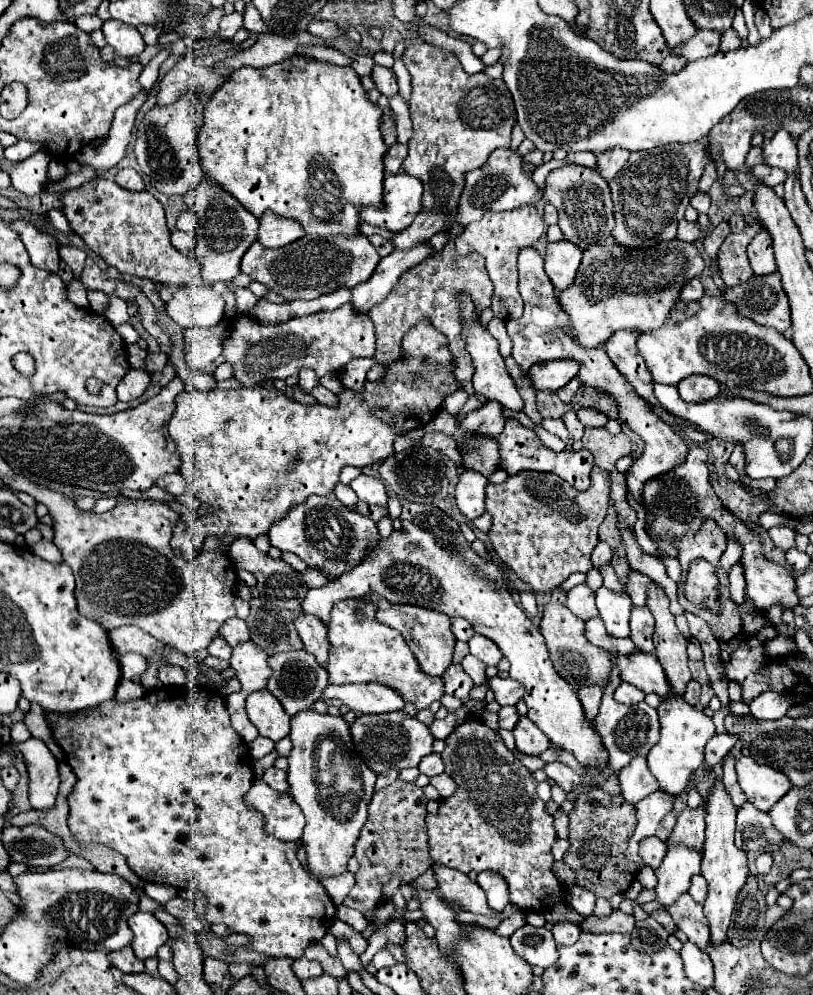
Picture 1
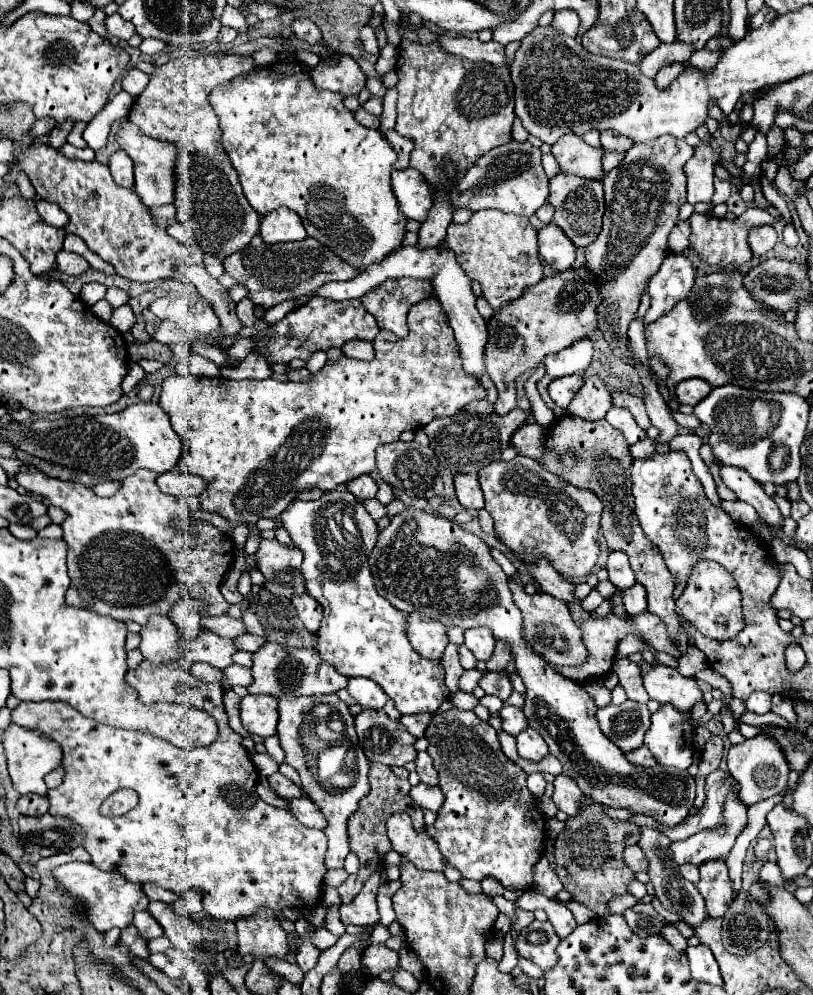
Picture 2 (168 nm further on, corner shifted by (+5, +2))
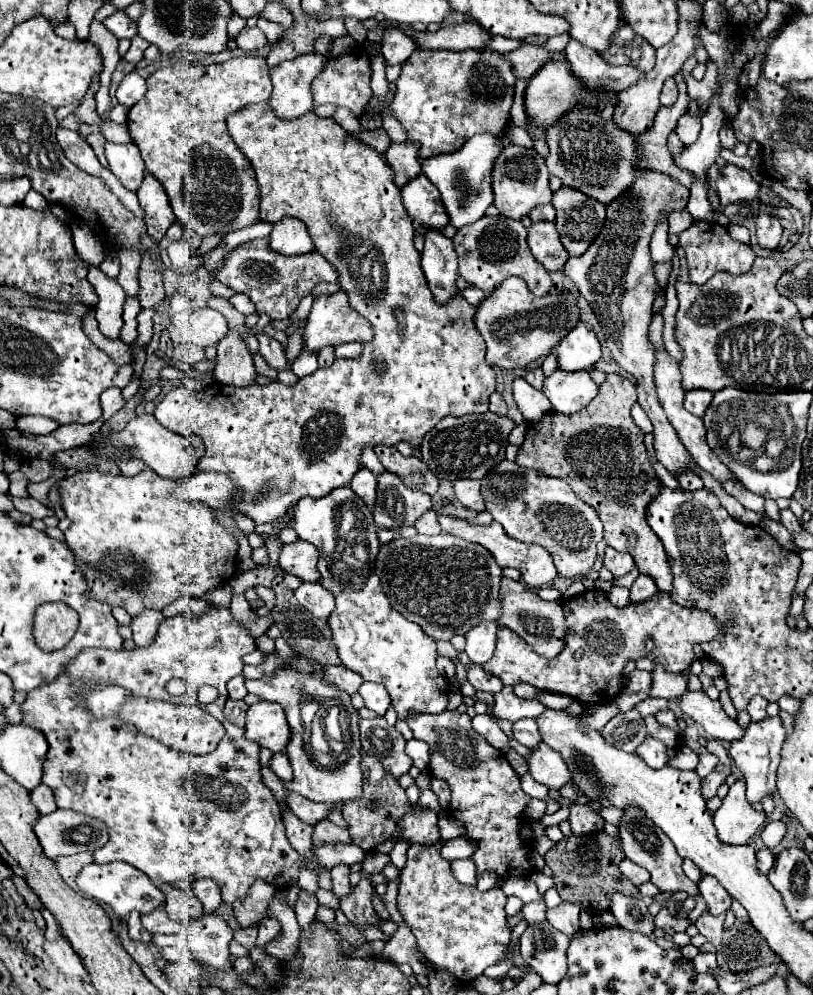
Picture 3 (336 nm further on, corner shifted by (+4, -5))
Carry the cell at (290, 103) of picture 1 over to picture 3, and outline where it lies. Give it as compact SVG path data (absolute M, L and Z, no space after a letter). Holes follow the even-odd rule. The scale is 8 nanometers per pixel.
M267 102L263 104L251 104L235 114L231 114L227 118L227 126L229 126L229 134L233 134L235 144L239 146L239 150L253 162L255 174L257 174L257 182L261 188L261 220L265 222L277 222L283 216L293 216L299 218L307 224L309 234L315 242L315 248L321 256L325 256L337 270L339 274L339 284L341 288L347 292L349 296L349 306L353 306L353 310L357 310L361 316L365 316L369 320L369 324L373 326L373 338L369 342L361 342L363 344L363 352L357 358L337 358L333 362L333 366L329 368L319 368L315 374L305 376L299 380L299 384L295 386L285 386L281 382L271 382L267 386L245 386L245 388L235 388L235 386L221 386L219 382L213 382L209 386L205 386L199 392L191 392L185 386L177 386L171 392L165 394L165 398L161 400L161 404L155 408L155 418L167 426L173 432L179 434L197 434L203 438L205 442L205 456L201 458L197 470L201 472L223 472L227 474L235 486L237 486L237 502L235 506L245 512L249 518L255 520L255 524L265 524L265 522L273 522L279 516L283 516L287 512L287 508L291 504L295 504L299 498L303 496L311 496L311 498L321 498L323 494L329 494L331 490L339 488L339 486L347 486L351 482L351 478L363 468L361 464L361 448L365 444L397 444L397 442L409 442L413 448L421 446L421 440L425 436L425 432L429 432L443 416L451 414L451 416L463 416L463 414L475 414L475 412L487 412L487 404L489 404L489 396L495 392L495 370L485 362L485 342L479 334L479 330L475 328L475 306L471 306L461 294L457 294L457 298L453 298L453 302L449 302L449 306L441 306L439 302L435 302L421 264L419 264L419 252L413 246L413 236L415 236L415 228L413 222L401 202L401 190L393 184L393 170L387 166L387 162L383 160L381 154L377 154L373 148L369 148L363 142L357 142L355 138L351 138L333 118L319 118L317 114L309 112L297 120L281 120L273 114L273 110L269 108ZM401 308L403 310L403 326L399 332L399 320L395 318L395 310Z

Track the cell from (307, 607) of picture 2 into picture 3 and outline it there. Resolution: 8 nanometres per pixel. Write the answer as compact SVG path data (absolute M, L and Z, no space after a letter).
M303 582L295 590L295 598L305 606L315 618L329 618L335 608L335 598L321 586L321 582Z

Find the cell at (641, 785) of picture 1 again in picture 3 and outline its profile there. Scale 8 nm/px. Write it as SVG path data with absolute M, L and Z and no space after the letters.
M647 734L645 742L637 748L637 754L651 766L651 768L663 768L669 760L669 756L665 754L665 744L657 742L657 738L653 738L651 734Z

